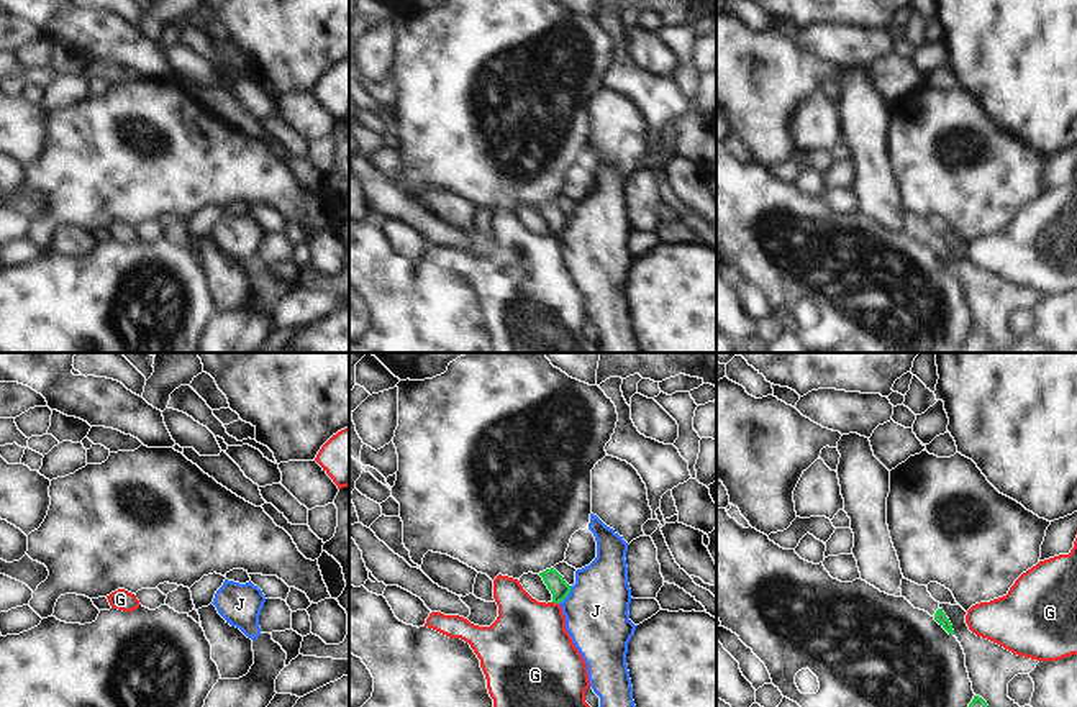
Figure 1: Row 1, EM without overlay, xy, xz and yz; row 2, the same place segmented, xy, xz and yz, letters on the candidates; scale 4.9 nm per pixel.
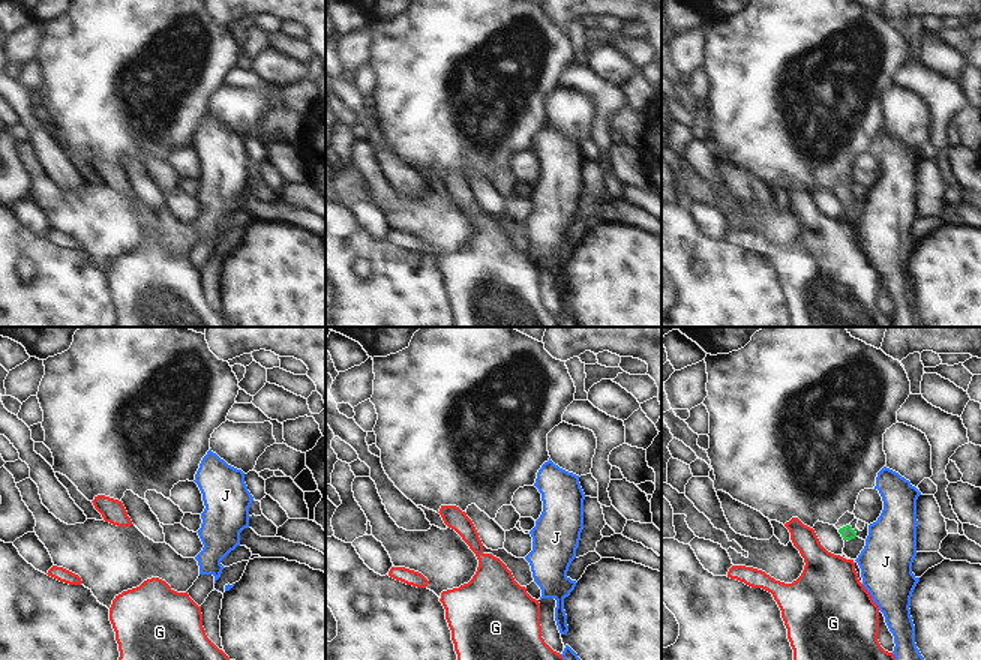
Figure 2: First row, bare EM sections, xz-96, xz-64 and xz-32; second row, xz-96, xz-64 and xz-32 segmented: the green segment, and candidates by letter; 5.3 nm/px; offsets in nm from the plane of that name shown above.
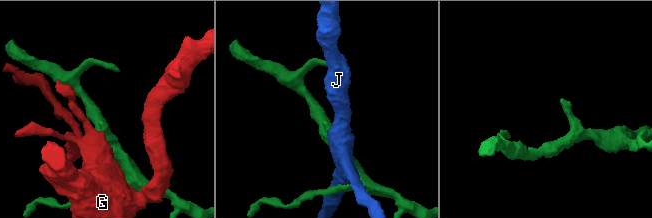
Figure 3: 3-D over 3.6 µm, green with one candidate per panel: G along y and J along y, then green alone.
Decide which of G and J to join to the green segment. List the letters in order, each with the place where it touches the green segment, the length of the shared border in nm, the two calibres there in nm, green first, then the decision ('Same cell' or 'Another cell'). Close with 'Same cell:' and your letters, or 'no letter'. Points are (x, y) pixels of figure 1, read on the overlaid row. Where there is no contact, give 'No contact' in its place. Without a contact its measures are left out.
G: Touches green at xz (556, 602). Shared border 40 nm. Thickness 90 nm (green) against 400 nm. Another cell
J: Touches green at xz (566, 596). Shared border 120 nm. Thickness 90 nm (green) against 320 nm. Another cell
Same cell: no letter

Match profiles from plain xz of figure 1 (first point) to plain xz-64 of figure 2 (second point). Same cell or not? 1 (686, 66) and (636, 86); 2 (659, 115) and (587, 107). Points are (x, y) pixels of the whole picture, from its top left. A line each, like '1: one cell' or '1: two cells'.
1: one cell
2: two cells

